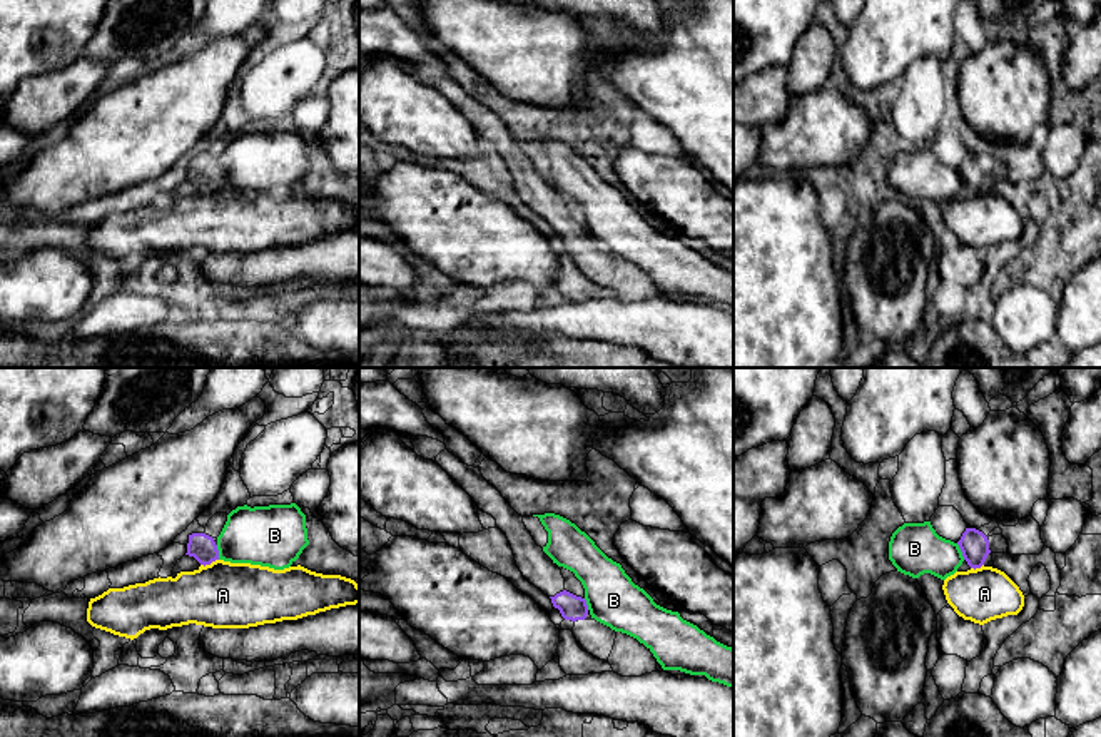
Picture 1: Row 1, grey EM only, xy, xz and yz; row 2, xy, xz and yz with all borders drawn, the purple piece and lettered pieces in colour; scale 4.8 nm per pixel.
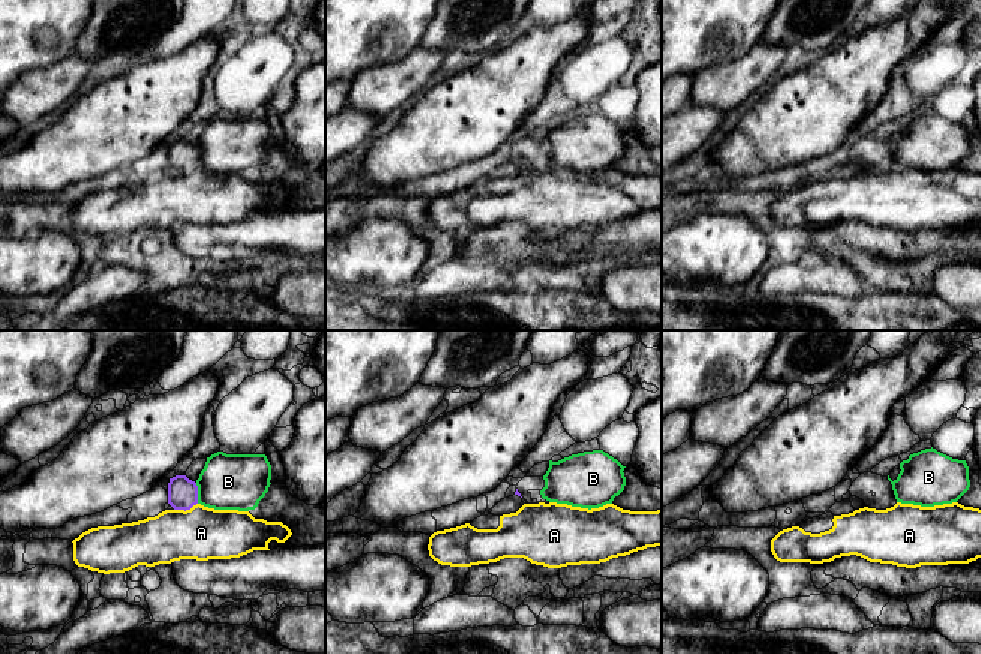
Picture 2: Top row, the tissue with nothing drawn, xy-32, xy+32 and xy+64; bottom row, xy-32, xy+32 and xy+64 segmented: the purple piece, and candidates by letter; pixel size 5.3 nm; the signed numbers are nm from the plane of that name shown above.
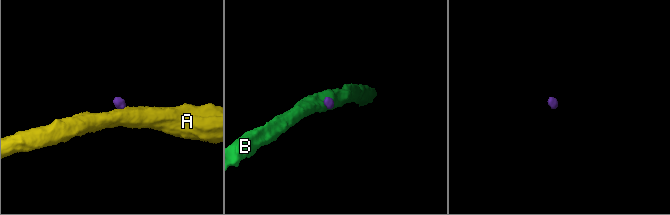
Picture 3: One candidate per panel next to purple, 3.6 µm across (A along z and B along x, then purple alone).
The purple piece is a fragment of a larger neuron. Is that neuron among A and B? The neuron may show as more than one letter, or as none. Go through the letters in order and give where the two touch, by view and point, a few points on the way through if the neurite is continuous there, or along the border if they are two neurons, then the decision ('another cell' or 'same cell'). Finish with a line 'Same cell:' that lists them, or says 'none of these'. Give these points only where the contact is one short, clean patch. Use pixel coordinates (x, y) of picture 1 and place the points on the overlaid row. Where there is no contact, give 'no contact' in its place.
A: contact xy (209, 564); border xy (218, 559), (201, 565); another cell
B: contact yz (961, 550); border yz (956, 543), (964, 559); another cell
Same cell: none of these

